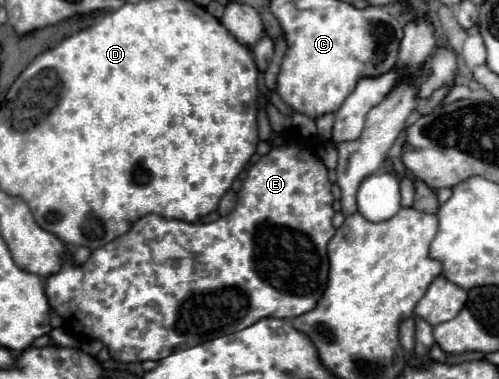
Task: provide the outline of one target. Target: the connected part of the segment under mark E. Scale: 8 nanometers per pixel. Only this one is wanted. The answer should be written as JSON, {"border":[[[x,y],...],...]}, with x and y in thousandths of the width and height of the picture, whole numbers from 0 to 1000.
{"border":[[[603,369],[579,375],[579,380],[559,385],[559,391],[543,391],[539,406],[523,412],[499,443],[495,470],[491,470],[491,480],[487,480],[487,491],[483,491],[475,517],[479,517],[479,528],[475,528],[471,554],[459,559],[455,570],[443,570],[431,586],[419,586],[419,591],[403,591],[403,586],[383,591],[383,586],[367,586],[367,580],[335,580],[335,575],[315,570],[315,565],[295,565],[283,580],[275,580],[255,617],[230,628],[226,639],[210,644],[206,654],[186,660],[178,686],[166,702],[158,702],[158,707],[146,702],[142,670],[130,670],[126,707],[114,723],[106,723],[102,734],[94,734],[90,776],[98,786],[102,813],[110,813],[114,828],[130,844],[130,865],[138,876],[146,876],[146,881],[166,876],[178,892],[202,897],[218,918],[222,945],[234,950],[234,955],[327,950],[327,939],[339,939],[355,918],[383,918],[383,913],[391,913],[399,902],[427,897],[431,887],[451,887],[451,881],[463,881],[463,876],[479,876],[479,871],[487,871],[487,865],[495,865],[495,860],[503,860],[503,855],[511,855],[511,850],[519,850],[523,839],[535,839],[535,834],[547,834],[547,839],[591,839],[591,834],[603,834],[611,823],[623,823],[623,813],[631,813],[631,802],[639,797],[639,786],[647,781],[647,770],[655,760],[655,723],[659,723],[655,644],[659,644],[663,623],[671,617],[671,602],[663,591],[663,575],[671,565],[671,554],[667,554],[667,512],[663,512],[663,480],[655,470],[651,433]]]}

